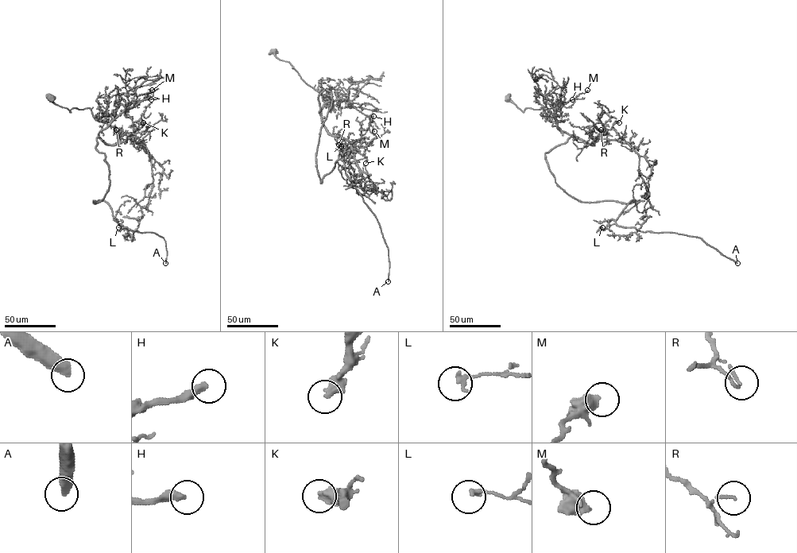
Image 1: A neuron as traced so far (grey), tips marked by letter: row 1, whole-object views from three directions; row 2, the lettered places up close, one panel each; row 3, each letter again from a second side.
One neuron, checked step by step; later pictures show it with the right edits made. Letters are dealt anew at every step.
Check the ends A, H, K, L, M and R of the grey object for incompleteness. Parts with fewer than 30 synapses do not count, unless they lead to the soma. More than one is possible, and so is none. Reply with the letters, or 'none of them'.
A, H, R

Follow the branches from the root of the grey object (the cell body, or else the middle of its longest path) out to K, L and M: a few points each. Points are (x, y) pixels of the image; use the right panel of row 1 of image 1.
K: (508, 98), (523, 112), (527, 108), (543, 108), (547, 118), (560, 130), (590, 144), (619, 122)
L: (508, 98), (523, 112), (543, 108), (570, 136), (545, 154), (568, 194), (583, 202), (640, 200), (602, 227)
M: (508, 98), (523, 112), (527, 108), (543, 108), (547, 118), (556, 125), (555, 108), (587, 90)

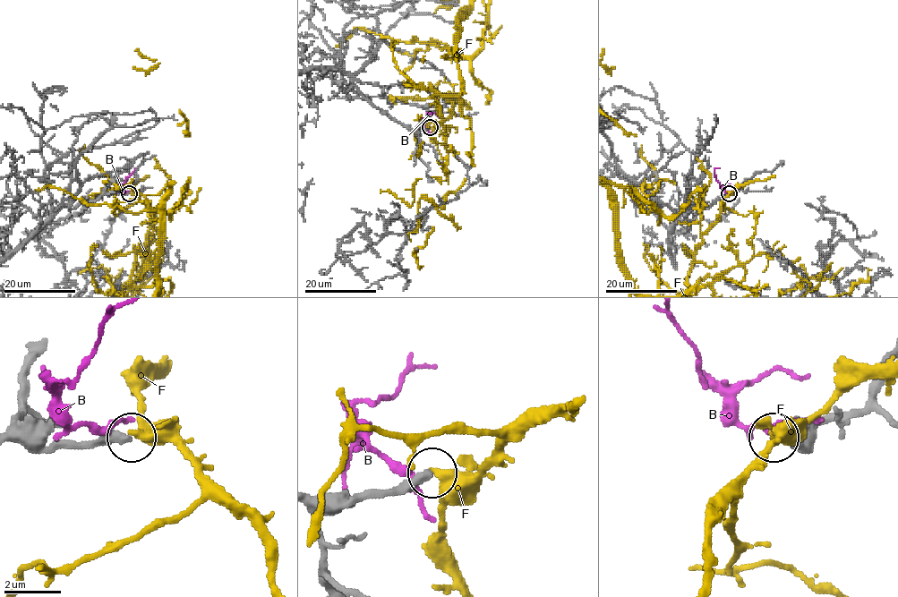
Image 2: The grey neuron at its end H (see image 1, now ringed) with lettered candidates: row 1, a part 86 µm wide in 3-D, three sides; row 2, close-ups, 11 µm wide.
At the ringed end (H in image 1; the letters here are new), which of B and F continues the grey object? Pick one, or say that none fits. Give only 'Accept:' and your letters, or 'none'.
Accept: none

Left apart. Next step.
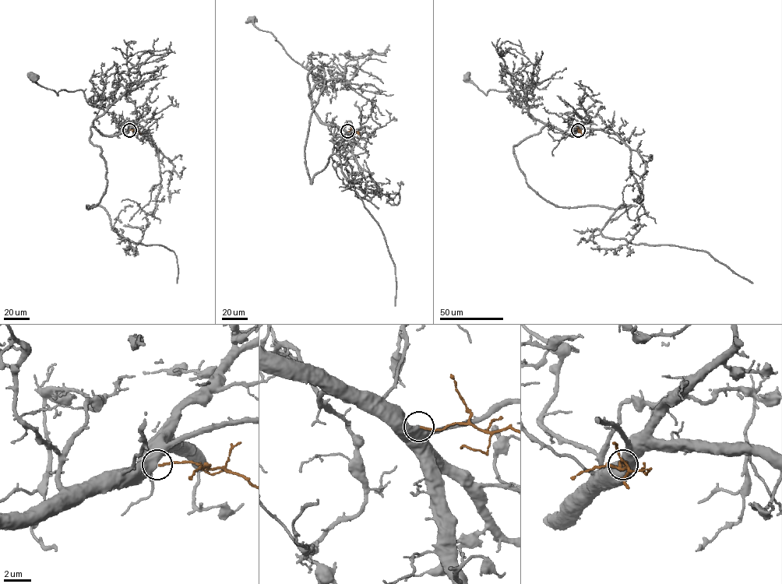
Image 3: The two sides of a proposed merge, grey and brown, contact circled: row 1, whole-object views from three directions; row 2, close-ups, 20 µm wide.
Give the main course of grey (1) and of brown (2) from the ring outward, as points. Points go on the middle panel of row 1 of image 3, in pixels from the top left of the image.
1: (346, 131), (325, 124), (315, 111), (311, 91), (322, 80), (295, 61), (270, 33), (258, 29), (251, 19)
2: (347, 131), (357, 131), (359, 135)

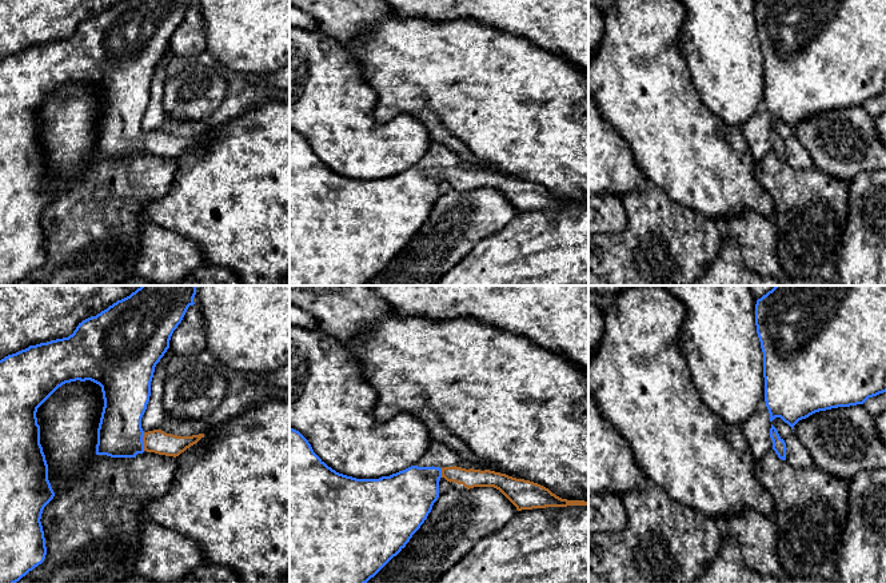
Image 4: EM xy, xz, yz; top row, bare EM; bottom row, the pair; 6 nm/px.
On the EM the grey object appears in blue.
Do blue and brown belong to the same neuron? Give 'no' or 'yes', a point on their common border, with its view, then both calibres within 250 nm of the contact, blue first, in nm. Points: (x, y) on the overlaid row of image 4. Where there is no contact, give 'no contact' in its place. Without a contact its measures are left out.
yes; contact xy (143, 442); calibres 280 and 140 nm

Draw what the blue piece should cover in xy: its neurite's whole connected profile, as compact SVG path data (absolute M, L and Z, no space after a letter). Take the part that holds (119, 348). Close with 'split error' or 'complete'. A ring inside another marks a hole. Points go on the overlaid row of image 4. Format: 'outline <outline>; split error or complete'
outline M141 285L96 316L79 323L68 338L29 346L0 360L0 583L19 582L41 564L47 555L40 519L55 492L48 480L48 464L40 444L36 412L59 387L76 380L91 380L101 387L104 407L97 428L96 455L135 458L147 451L176 458L204 438L204 434L177 436L161 430L144 432L141 428L155 367L169 348L171 336L181 323L188 307L195 304L195 295L196 285Z; split error

